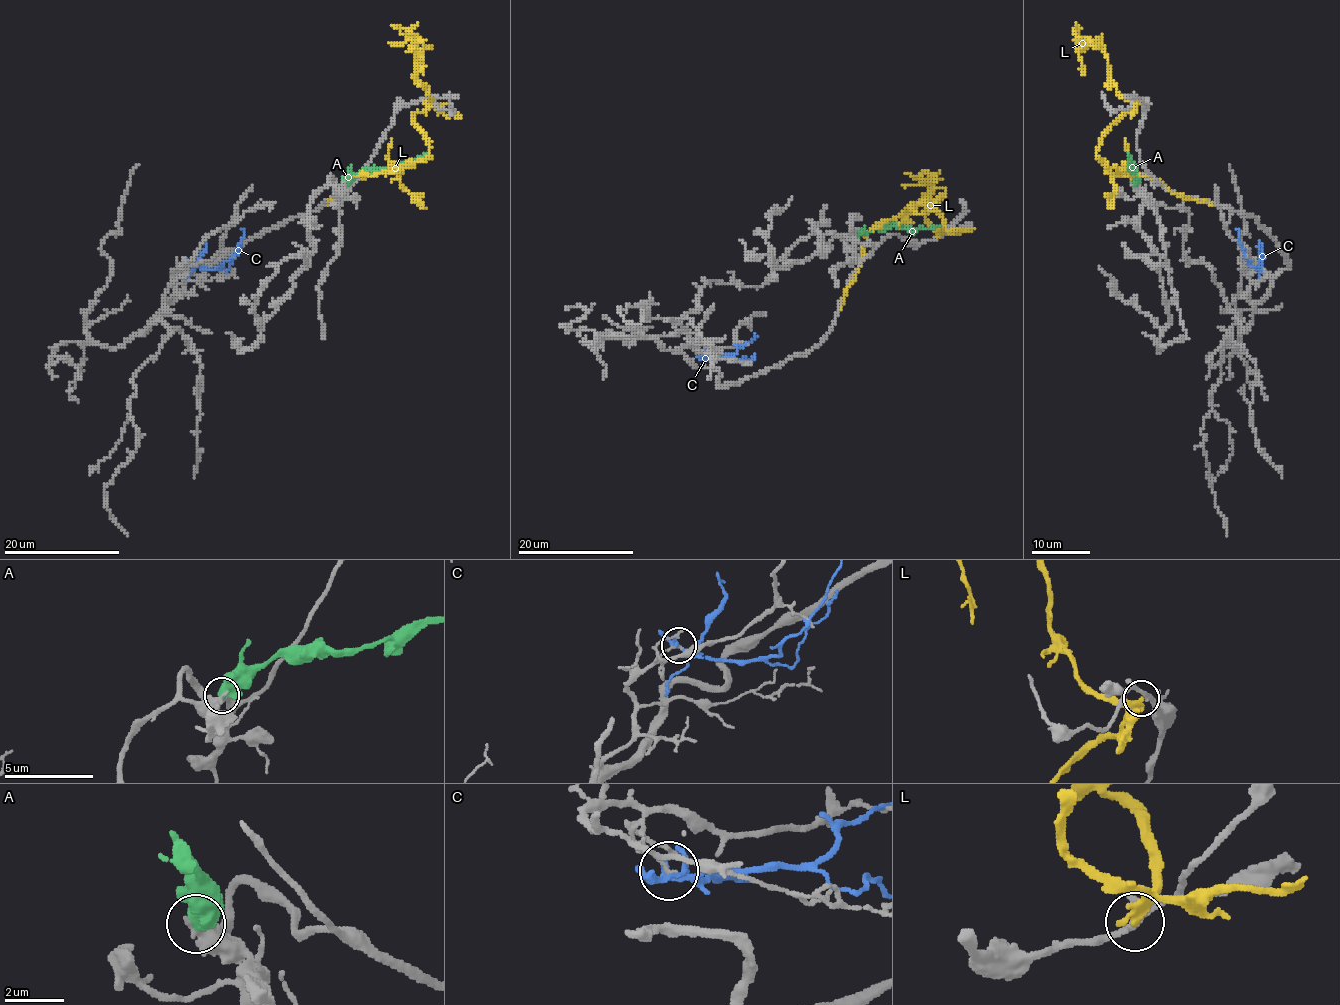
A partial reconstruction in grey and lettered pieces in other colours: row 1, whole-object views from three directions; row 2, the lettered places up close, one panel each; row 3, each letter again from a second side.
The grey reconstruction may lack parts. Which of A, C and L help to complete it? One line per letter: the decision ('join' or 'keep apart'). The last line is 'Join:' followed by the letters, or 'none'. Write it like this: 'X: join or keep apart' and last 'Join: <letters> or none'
A: join
C: keep apart
L: keep apart
Join: A

